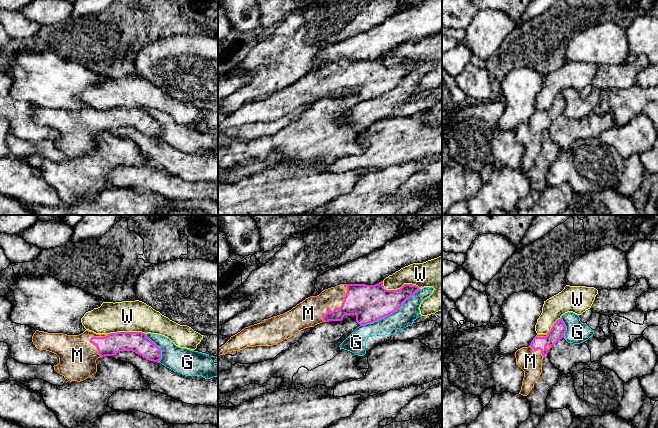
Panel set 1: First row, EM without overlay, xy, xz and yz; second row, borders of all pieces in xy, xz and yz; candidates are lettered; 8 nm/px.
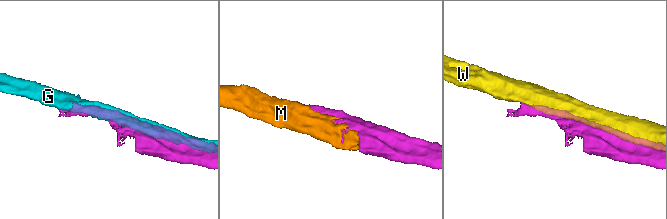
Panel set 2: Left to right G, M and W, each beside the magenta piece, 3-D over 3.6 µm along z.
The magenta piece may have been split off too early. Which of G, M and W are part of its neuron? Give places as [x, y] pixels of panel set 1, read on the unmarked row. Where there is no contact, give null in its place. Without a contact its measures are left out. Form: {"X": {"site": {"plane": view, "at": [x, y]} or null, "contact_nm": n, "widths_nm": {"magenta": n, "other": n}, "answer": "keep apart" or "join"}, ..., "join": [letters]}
{"G": {"site": {"plane": "xz", "at": [390, 90]}, "contact_nm": 550, "widths_nm": {"magenta": 300, "other": 160}, "answer": "keep apart"}, "M": {"site": {"plane": "xz", "at": [337, 84]}, "contact_nm": 360, "widths_nm": {"magenta": 280, "other": 220}, "answer": "join"}, "W": {"site": {"plane": "xz", "at": [399, 65]}, "contact_nm": 320, "widths_nm": {"magenta": 280, "other": 200}, "answer": "keep apart"}, "join": ["M"]}

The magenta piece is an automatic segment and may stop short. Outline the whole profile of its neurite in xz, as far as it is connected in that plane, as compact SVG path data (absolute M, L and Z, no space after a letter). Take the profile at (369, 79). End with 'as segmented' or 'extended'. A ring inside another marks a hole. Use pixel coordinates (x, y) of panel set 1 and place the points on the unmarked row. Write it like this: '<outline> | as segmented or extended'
M383 57L375 61L340 60L323 66L317 72L306 74L283 90L245 103L237 110L231 112L224 121L218 124L218 132L227 128L243 126L247 123L273 122L305 104L314 103L322 98L342 97L345 91L355 91L356 98L360 102L373 99L397 87L418 66L420 64L412 60L404 60L397 66L386 66L383 62Z | extended

